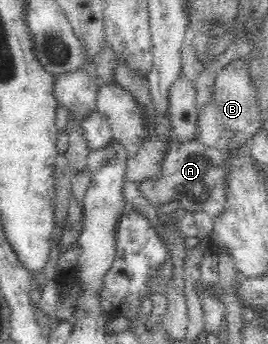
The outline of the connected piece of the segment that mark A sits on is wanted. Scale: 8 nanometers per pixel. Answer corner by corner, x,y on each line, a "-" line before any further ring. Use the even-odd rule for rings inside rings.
174,136
174,142
172,143
172,148
170,151
170,154
163,160
163,168
161,168
161,171
163,171
163,174
161,174
161,178
157,180
157,182
143,182
142,184
139,184
139,192
147,199
151,204
155,206
160,206
164,203
171,202
173,200
176,200
179,203
180,208
183,208
185,210
189,210
191,213
196,213
197,211
203,211
203,212
209,212
209,214
213,214
213,216
221,216
227,210
227,202
228,202
228,194
229,194
229,174
232,174
232,161
233,157
236,156
236,152
234,152
233,149
215,149
215,148
203,148
200,144
188,144
188,145
177,145
177,141
175,141

